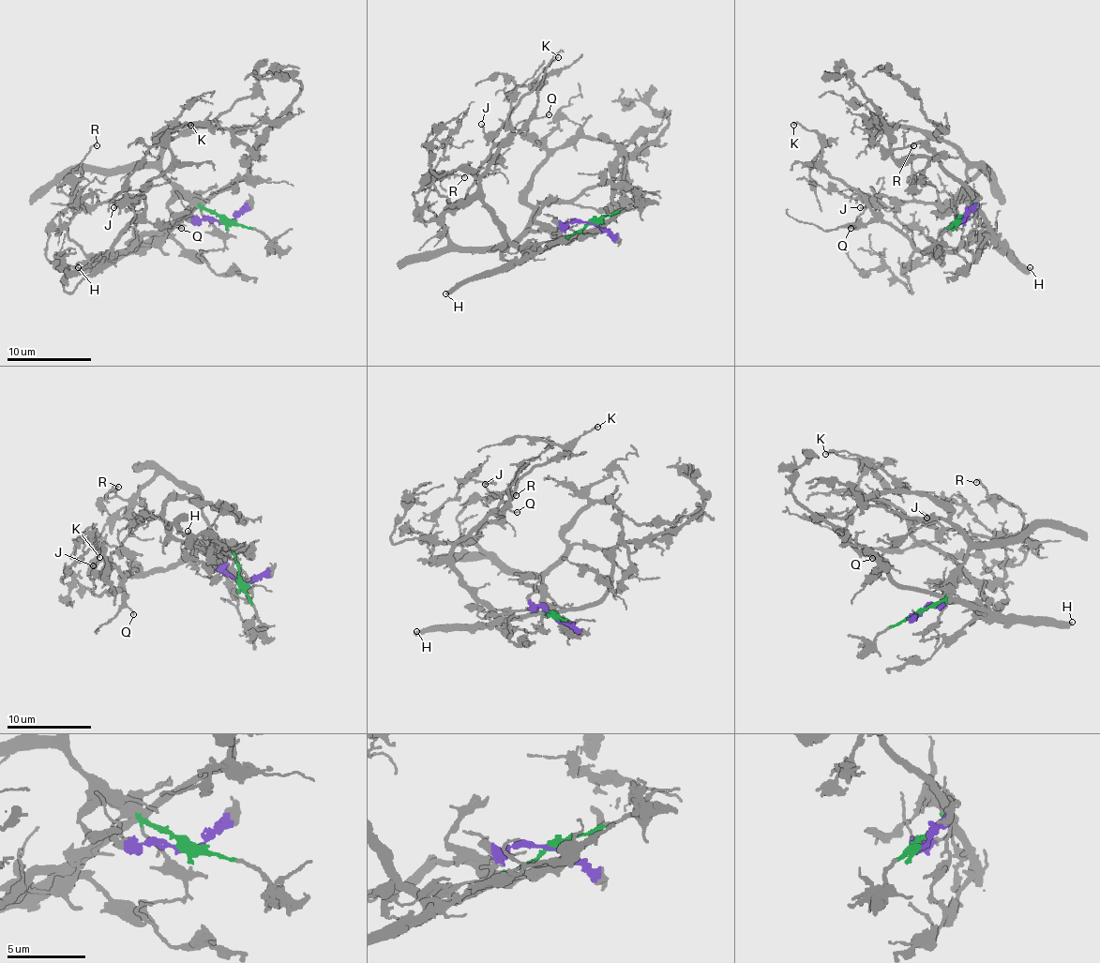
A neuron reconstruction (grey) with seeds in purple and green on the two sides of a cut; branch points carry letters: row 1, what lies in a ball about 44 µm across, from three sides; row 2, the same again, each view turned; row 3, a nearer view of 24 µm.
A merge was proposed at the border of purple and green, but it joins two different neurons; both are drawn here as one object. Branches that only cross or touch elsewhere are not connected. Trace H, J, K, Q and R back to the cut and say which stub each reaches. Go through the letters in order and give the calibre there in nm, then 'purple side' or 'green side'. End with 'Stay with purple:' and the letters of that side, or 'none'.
H: 460 nm thick; purple side
J: 140 nm thick; green side
K: 180 nm thick; purple side
Q: 130 nm thick; purple side
R: 110 nm thick; green side
Stay with purple: H, K, Q

